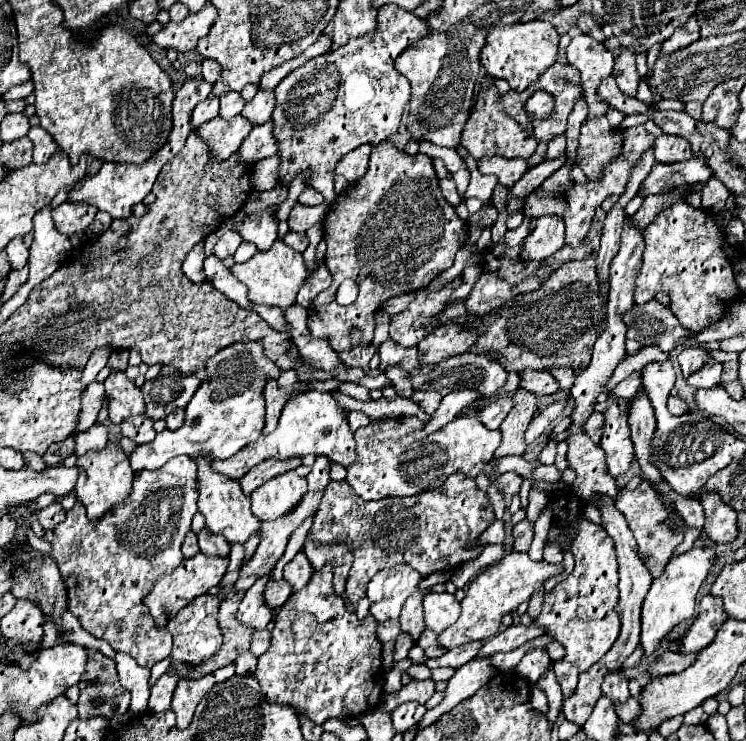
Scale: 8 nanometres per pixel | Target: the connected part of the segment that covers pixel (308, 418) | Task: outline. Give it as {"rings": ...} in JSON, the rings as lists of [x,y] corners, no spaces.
{"rings":[[[309,391],[289,399],[281,413],[279,425],[273,433],[259,435],[257,441],[253,441],[249,447],[241,449],[237,455],[229,459],[214,460],[212,467],[214,471],[229,475],[231,479],[241,479],[251,467],[259,465],[269,457],[287,459],[287,457],[305,457],[309,453],[325,455],[343,467],[349,467],[355,459],[355,439],[349,429],[347,411],[337,403],[331,391]]]}

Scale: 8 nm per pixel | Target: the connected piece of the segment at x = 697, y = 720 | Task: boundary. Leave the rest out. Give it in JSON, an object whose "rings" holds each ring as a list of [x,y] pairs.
{"rings":[[[701,706],[687,712],[683,715],[684,723],[688,725],[704,724],[708,719],[708,715],[703,711]]]}

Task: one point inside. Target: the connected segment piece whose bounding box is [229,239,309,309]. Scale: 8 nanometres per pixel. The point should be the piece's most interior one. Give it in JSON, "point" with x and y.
{"point":[274,276]}

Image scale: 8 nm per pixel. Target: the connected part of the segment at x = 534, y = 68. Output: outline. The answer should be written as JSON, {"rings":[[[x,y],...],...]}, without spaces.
{"rings":[[[547,21],[499,25],[493,27],[487,35],[487,43],[481,49],[481,65],[489,75],[505,79],[513,91],[523,91],[527,89],[529,83],[537,81],[541,71],[545,71],[555,63],[557,45],[559,45],[559,35],[555,27]]]}

